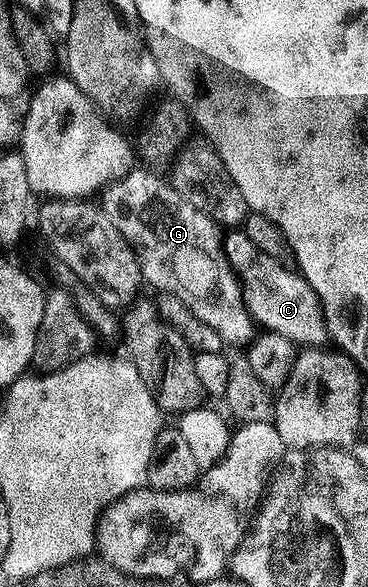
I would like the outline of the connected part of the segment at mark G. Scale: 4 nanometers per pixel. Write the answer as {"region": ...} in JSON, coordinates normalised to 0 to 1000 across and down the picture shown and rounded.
{"region":[[[359,288],[348,298],[288,320],[274,332],[274,351],[296,376],[307,376],[318,390],[329,390],[329,404],[340,404],[340,411],[367,428],[391,484],[402,491],[424,489],[424,497],[476,503],[503,513],[524,540],[576,557],[606,576],[609,586],[679,586],[696,576],[698,552],[671,532],[671,520],[660,513],[660,491],[644,480],[644,467],[628,455],[611,426],[611,400],[595,382],[546,363],[546,356],[524,356],[524,349],[492,337],[446,300],[440,305],[438,300],[418,298],[410,293],[418,290],[410,288],[378,290]]]}

